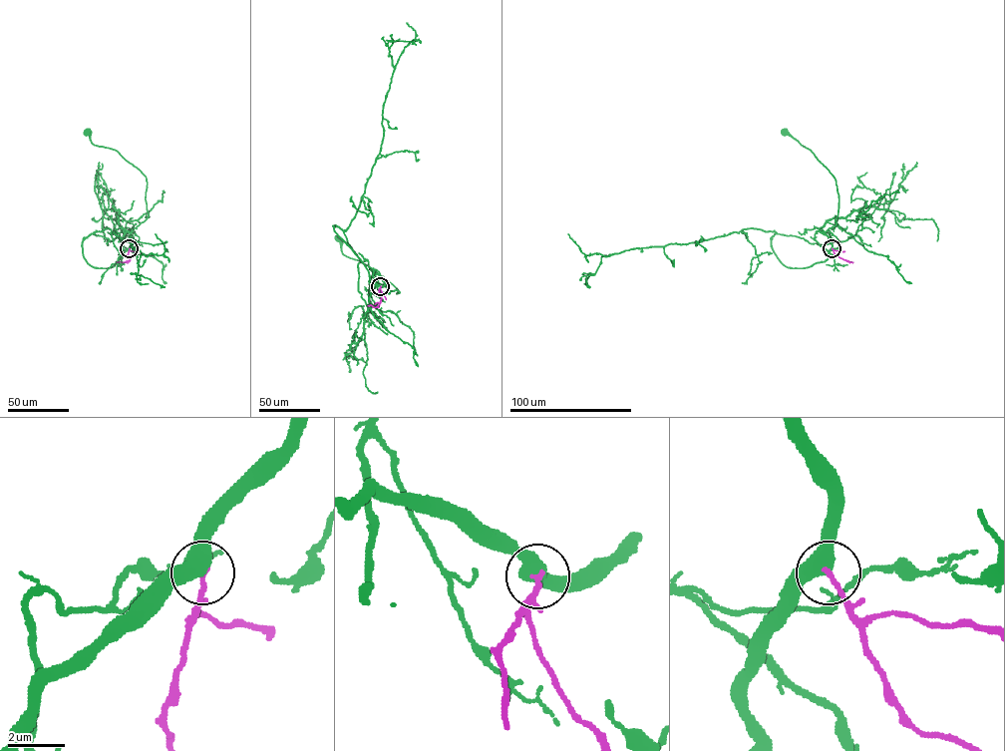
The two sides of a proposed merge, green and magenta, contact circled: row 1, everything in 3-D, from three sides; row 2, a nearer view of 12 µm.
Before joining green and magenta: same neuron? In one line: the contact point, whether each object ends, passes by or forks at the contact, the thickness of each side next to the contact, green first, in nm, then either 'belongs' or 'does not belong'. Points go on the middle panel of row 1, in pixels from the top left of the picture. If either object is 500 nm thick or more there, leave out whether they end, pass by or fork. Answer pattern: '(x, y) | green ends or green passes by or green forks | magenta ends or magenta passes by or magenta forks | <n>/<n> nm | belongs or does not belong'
(380, 286) | 500/180 nm | does not belong

